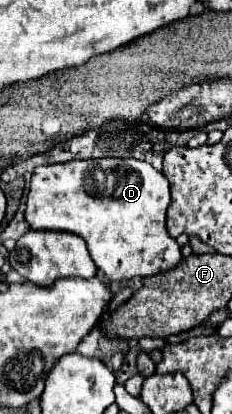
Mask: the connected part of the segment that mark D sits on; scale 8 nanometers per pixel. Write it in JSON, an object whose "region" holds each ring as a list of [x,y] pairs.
{"region":[[[135,158],[73,160],[35,168],[25,208],[25,220],[33,230],[61,230],[83,236],[97,268],[103,270],[111,282],[121,282],[137,276],[155,276],[175,268],[181,262],[181,248],[175,238],[169,236],[165,226],[169,204],[169,182],[149,162],[139,162]]]}

